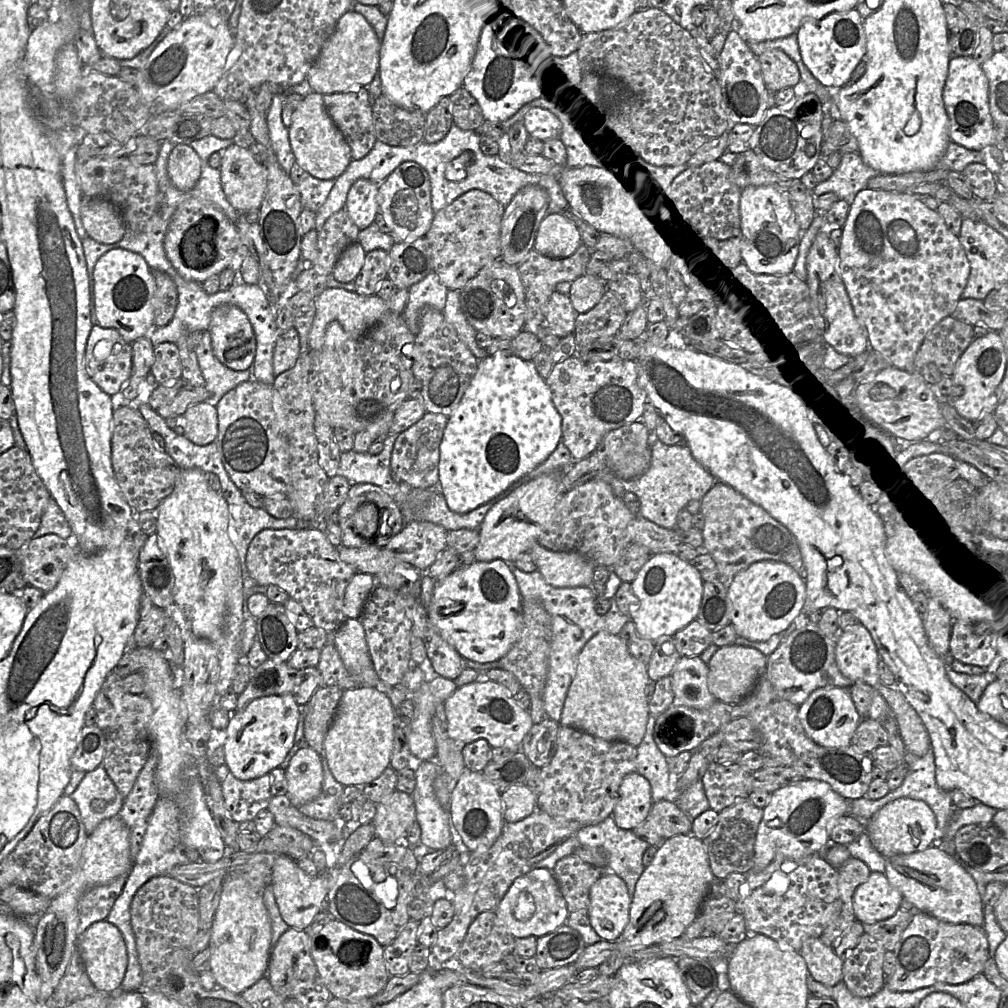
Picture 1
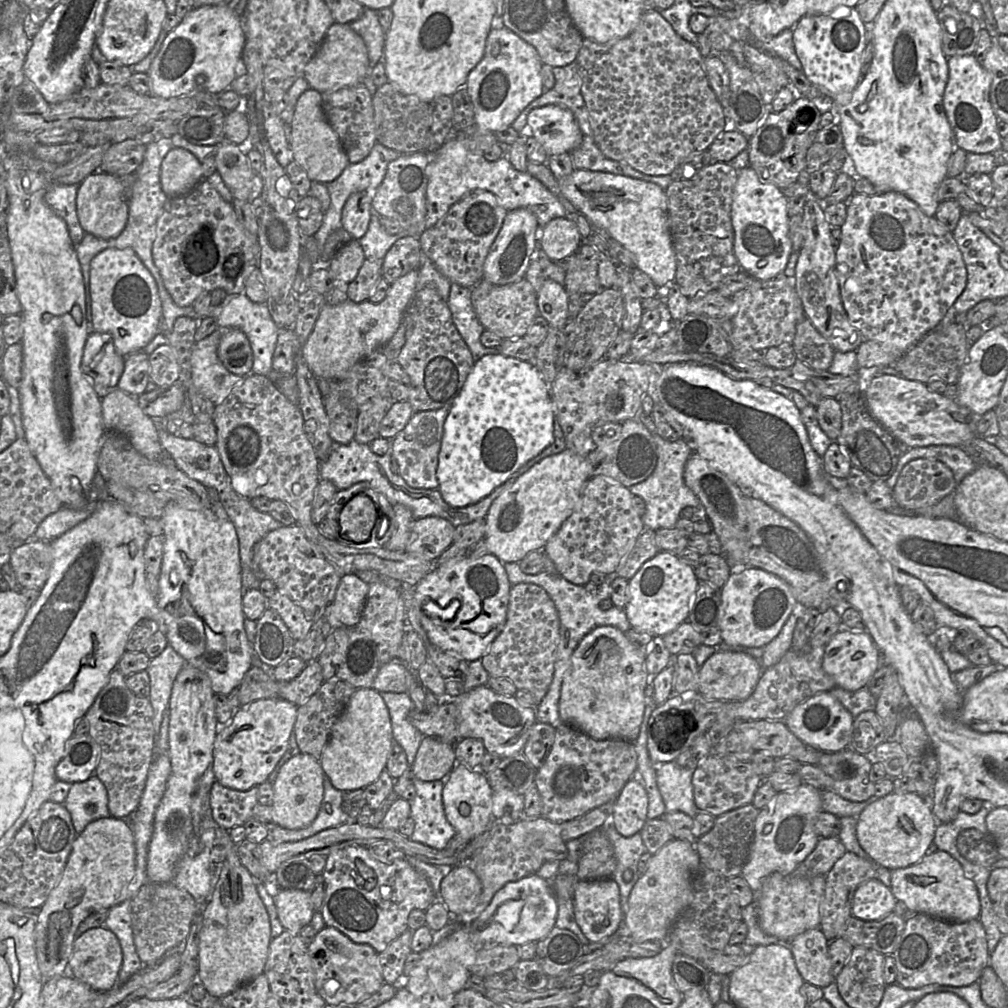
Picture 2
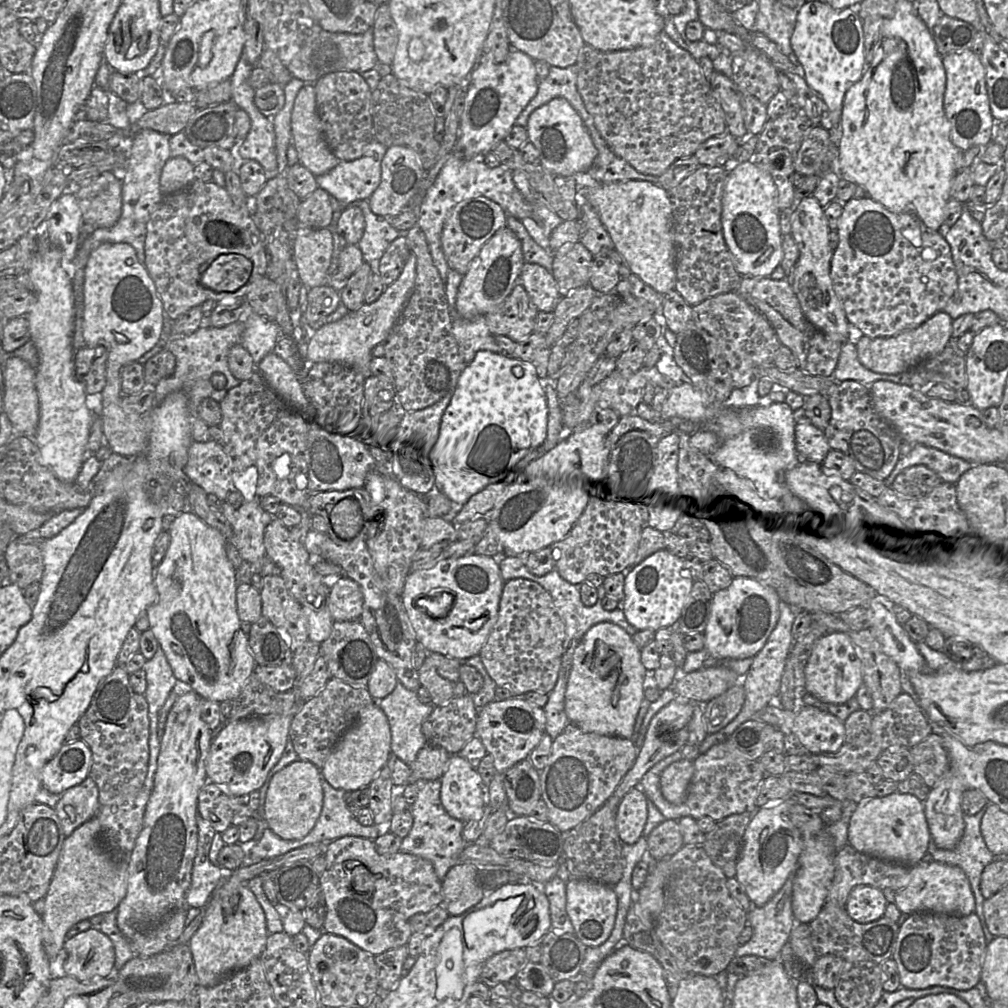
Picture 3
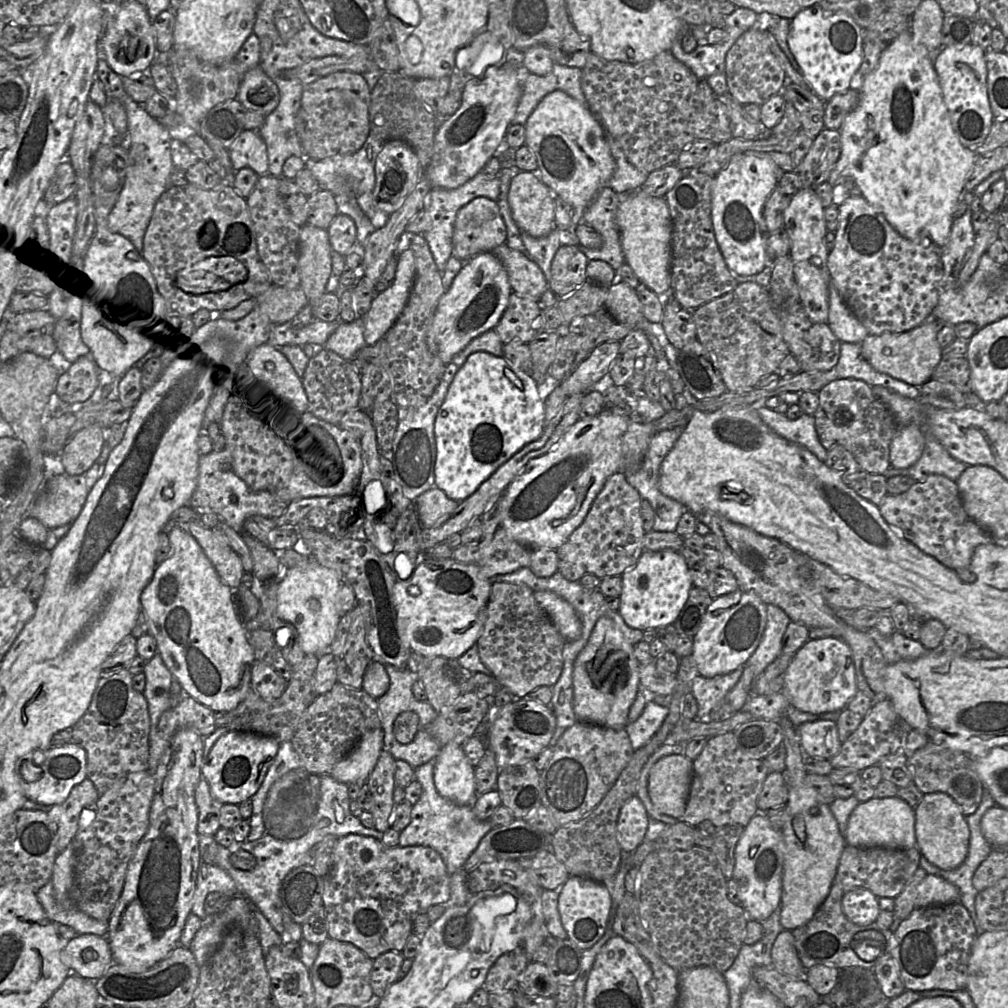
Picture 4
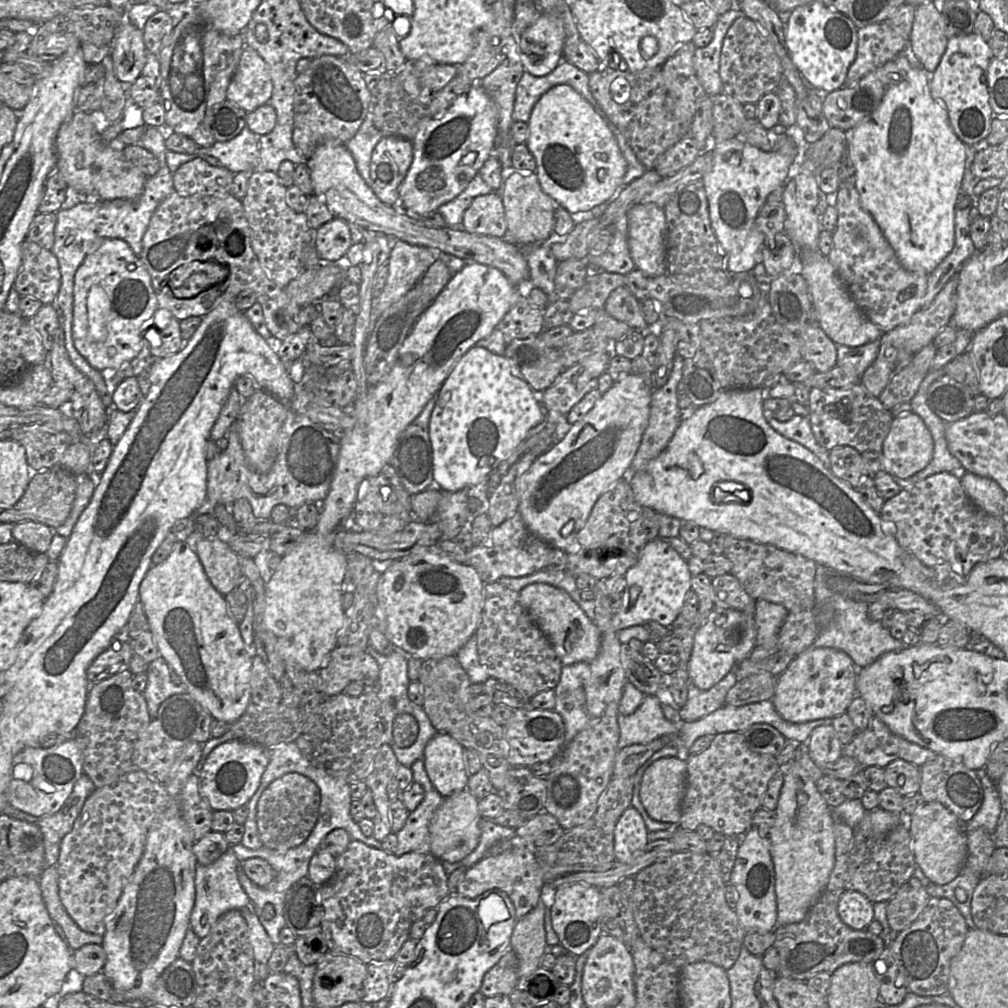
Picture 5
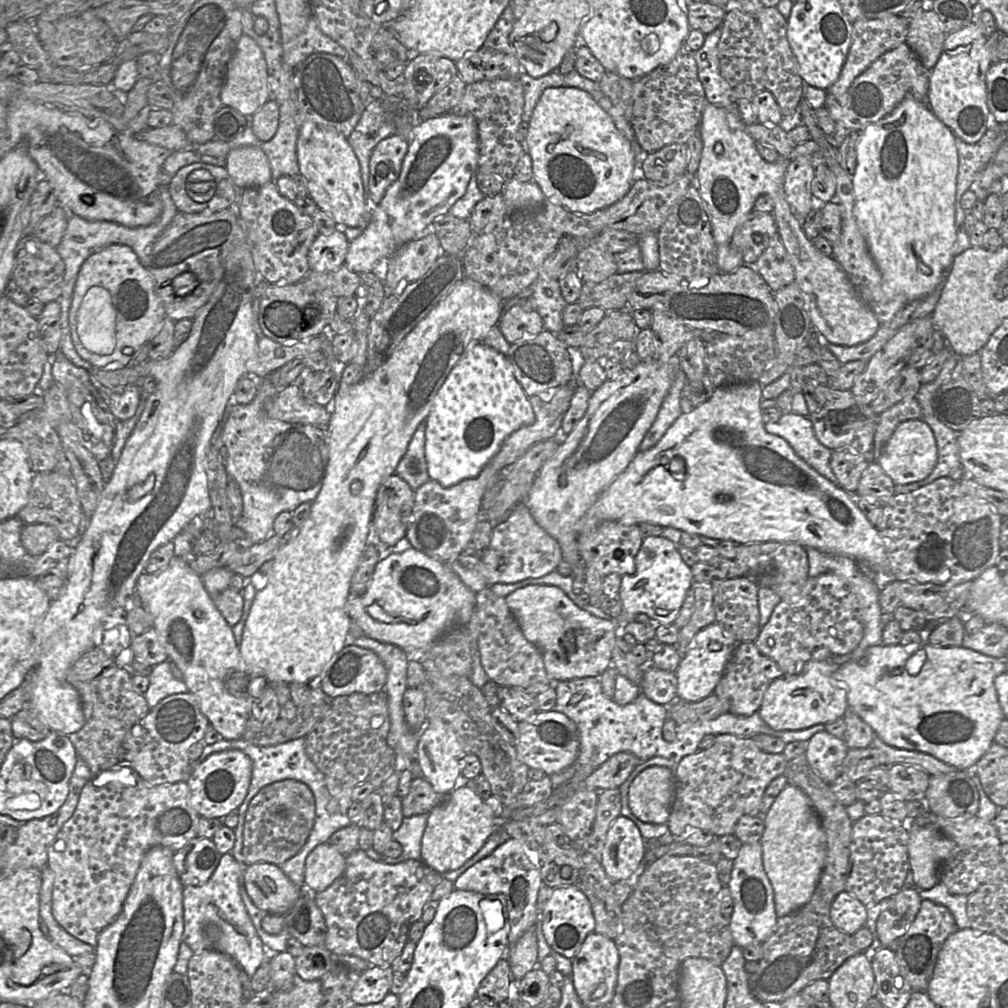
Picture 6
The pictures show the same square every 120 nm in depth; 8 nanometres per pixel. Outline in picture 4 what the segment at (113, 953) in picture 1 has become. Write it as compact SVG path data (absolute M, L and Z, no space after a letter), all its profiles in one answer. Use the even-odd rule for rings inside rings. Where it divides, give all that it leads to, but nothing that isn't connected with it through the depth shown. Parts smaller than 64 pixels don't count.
M82 934L68 941L61 952L61 960L81 977L99 979L112 964L112 953L104 937Z

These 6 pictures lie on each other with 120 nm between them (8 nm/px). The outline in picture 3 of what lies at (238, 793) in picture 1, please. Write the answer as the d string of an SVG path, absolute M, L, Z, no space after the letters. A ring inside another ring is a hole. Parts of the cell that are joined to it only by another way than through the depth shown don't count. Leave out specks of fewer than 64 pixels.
M207 782L198 795L198 813L208 821L215 832L222 834L232 826L232 818L248 797L231 796L213 782Z

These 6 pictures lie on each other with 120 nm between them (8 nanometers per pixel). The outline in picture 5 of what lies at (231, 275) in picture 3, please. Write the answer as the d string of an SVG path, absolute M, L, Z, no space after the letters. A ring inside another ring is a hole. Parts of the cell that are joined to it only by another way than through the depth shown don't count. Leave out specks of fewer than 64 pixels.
M191 261L169 274L168 287L177 298L193 298L204 289L226 279L229 270L214 261Z

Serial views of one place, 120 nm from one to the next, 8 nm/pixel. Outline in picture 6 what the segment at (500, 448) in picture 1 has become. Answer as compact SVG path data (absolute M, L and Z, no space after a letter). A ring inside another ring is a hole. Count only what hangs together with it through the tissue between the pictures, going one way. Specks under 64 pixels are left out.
M483 342L472 344L438 390L425 420L425 458L430 479L443 487L450 487L476 478L513 432L534 422L535 414L529 397L516 379L507 356Z

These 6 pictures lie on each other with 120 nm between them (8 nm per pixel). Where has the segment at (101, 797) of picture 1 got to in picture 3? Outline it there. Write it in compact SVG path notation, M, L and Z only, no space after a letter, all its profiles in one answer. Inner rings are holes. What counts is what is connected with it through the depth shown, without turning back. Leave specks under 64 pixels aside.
M89 776L79 785L67 789L54 808L63 829L69 837L85 822L96 818L99 810L99 789Z

